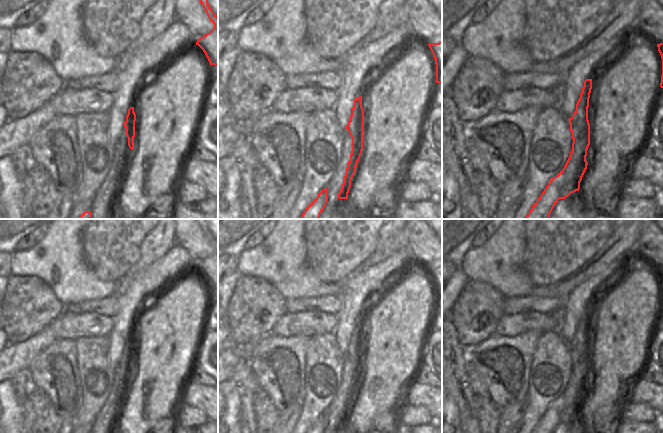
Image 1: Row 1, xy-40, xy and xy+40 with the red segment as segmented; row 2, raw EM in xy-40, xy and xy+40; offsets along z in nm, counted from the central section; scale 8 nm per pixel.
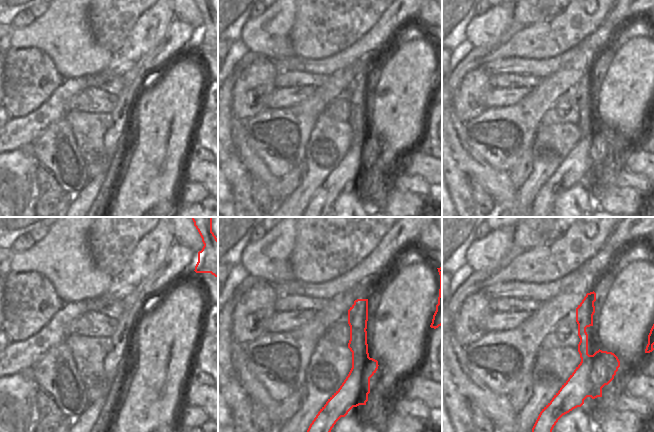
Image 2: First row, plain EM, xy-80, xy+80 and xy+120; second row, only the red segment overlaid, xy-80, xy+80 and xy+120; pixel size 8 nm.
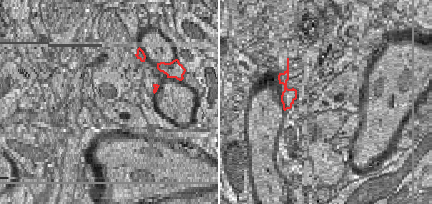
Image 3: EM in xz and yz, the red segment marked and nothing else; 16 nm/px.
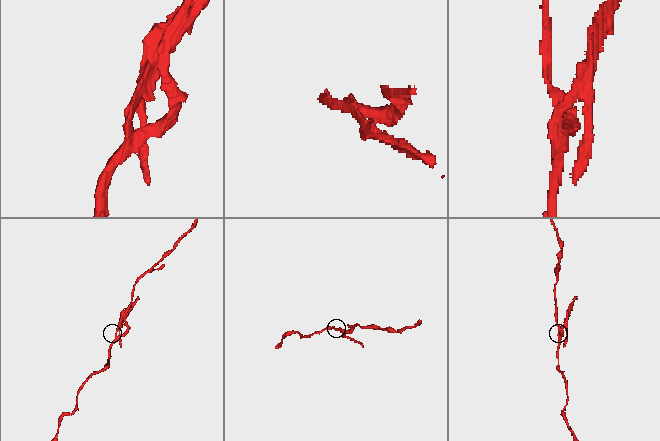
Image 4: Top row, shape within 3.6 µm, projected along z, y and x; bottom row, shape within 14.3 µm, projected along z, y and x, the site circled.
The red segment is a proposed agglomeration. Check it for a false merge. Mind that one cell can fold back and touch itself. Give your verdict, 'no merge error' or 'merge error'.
merge error

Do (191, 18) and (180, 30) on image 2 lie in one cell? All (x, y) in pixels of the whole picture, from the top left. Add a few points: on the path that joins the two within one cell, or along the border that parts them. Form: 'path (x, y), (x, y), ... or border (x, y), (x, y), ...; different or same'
border (174, 18), (188, 22), (197, 29); different

